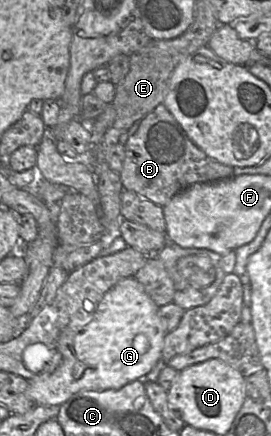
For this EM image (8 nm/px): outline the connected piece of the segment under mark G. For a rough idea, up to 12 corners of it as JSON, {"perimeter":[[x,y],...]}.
{"perimeter":[[135,276],[66,327],[36,405],[118,390],[162,359],[169,333]]}

